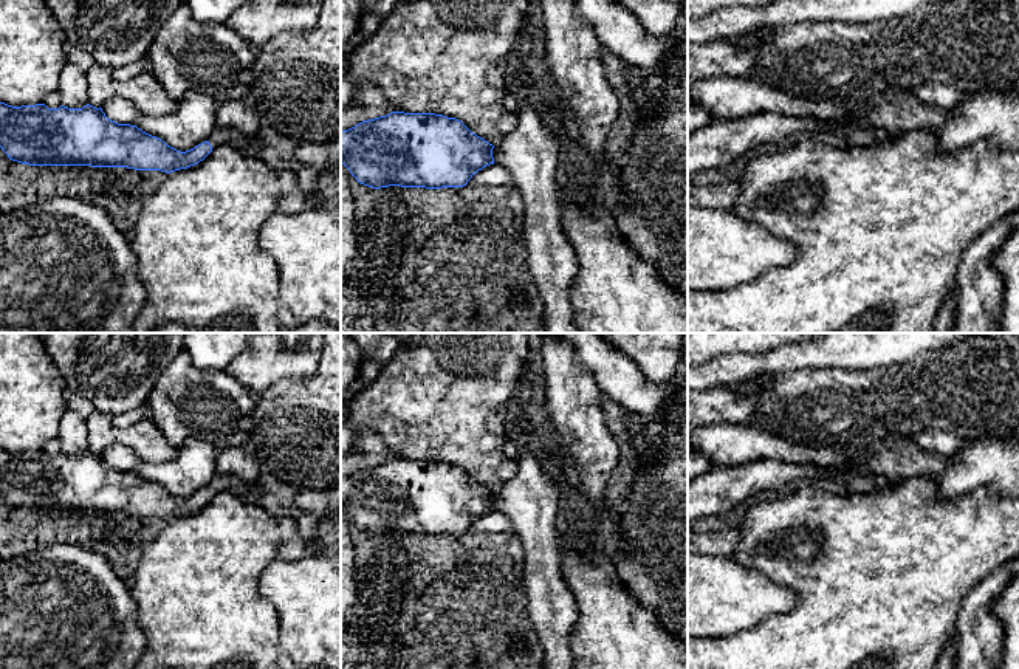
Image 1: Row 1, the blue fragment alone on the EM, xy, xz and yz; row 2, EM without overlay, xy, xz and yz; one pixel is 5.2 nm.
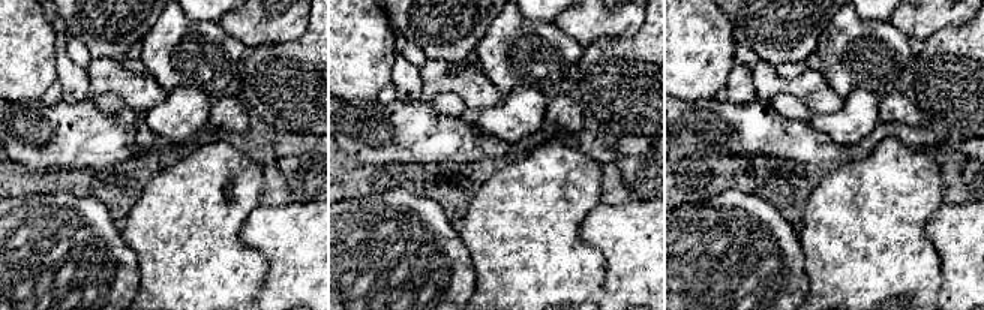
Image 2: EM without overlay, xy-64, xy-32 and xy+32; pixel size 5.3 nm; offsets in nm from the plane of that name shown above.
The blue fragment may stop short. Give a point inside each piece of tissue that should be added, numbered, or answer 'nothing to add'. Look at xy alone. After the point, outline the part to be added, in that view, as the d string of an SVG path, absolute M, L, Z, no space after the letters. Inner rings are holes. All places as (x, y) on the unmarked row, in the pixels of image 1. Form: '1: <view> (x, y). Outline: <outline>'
1: xy (245, 490). Outline: M215 475L209 485L212 496L221 491L231 491L243 499L251 500L257 491L257 483L248 483L234 475Z

